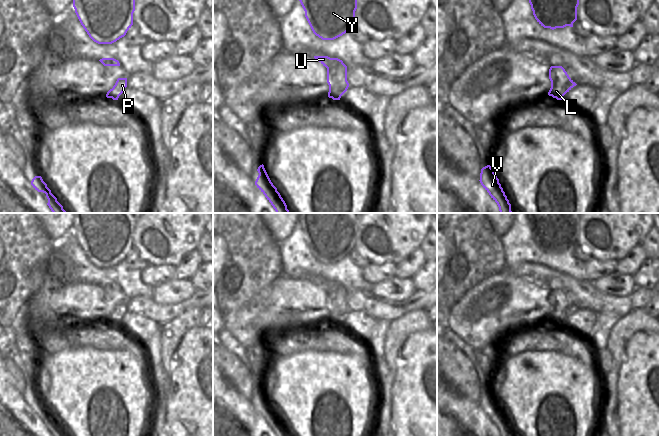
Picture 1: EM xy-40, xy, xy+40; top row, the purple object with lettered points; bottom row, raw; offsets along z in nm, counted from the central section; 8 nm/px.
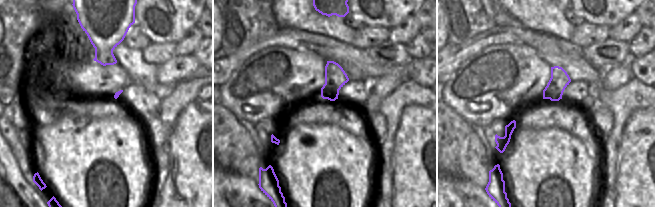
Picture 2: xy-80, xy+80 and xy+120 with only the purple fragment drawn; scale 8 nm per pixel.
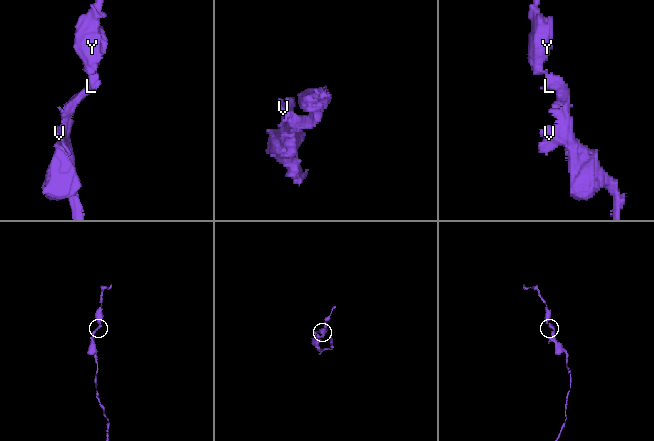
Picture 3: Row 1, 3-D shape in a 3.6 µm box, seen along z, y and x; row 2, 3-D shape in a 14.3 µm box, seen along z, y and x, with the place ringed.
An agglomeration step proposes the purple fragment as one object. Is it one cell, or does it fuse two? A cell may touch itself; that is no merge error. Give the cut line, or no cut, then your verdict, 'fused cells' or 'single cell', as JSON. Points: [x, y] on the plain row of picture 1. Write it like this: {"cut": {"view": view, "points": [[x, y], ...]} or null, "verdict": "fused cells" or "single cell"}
{"cut": null, "verdict": "single cell"}

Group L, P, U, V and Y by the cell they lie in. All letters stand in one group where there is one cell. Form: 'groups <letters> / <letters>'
groups L P U V Y

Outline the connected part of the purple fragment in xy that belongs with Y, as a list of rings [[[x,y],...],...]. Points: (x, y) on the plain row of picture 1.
[[[299,213],[299,225],[313,257],[334,264],[355,248],[355,213]]]

